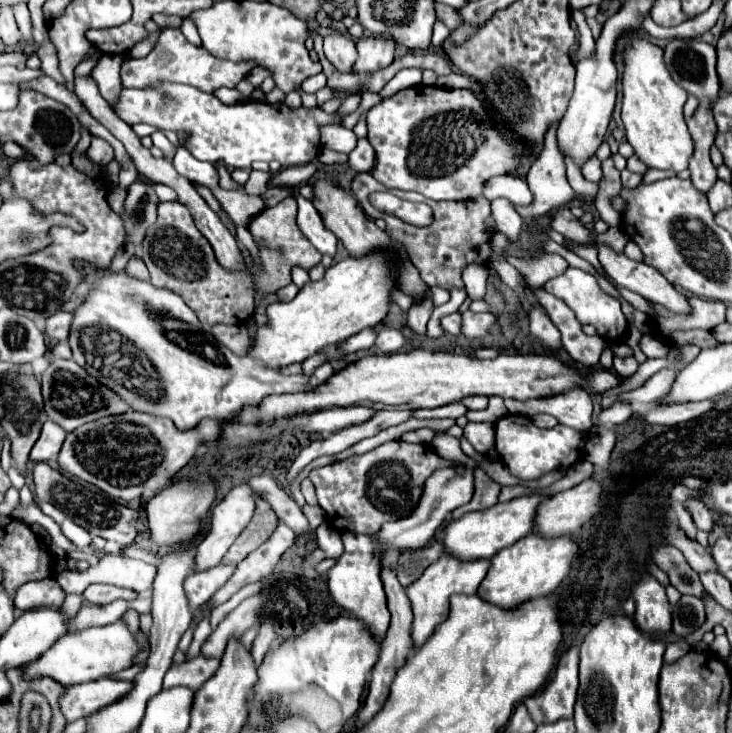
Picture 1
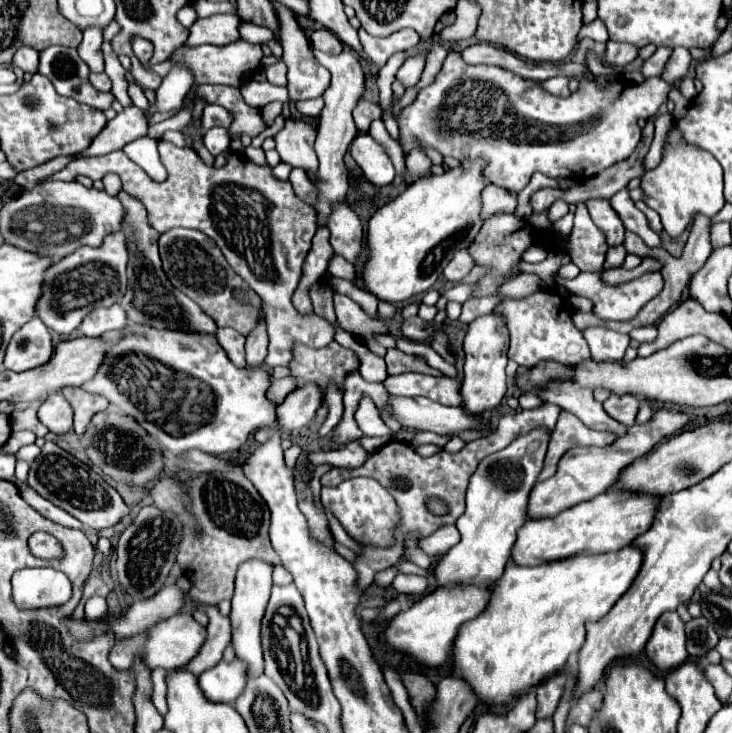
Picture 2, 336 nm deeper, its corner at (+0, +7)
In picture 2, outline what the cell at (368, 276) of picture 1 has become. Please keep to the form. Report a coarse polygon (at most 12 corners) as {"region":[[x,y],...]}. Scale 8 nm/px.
{"region":[[482,160],[372,214],[366,292],[434,286],[482,226]]}

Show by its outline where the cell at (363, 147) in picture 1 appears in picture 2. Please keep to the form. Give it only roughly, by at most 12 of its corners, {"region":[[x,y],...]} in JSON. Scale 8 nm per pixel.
{"region":[[364,100],[354,108],[354,122],[368,132],[370,122],[382,116],[378,104]]}

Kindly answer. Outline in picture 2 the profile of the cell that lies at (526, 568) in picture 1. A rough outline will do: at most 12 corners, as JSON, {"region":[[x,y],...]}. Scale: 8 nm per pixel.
{"region":[[608,490],[528,520],[512,560],[538,566],[616,552],[650,528],[658,498]]}

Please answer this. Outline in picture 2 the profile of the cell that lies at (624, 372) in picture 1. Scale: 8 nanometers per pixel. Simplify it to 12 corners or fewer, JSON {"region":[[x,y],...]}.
{"region":[[606,328],[584,334],[594,360],[622,360],[628,334]]}

